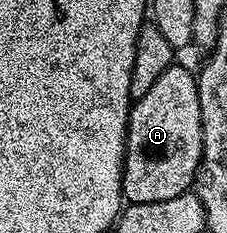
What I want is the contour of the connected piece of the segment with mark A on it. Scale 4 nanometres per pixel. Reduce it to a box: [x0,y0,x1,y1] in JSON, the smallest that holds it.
[122,63,204,205]

